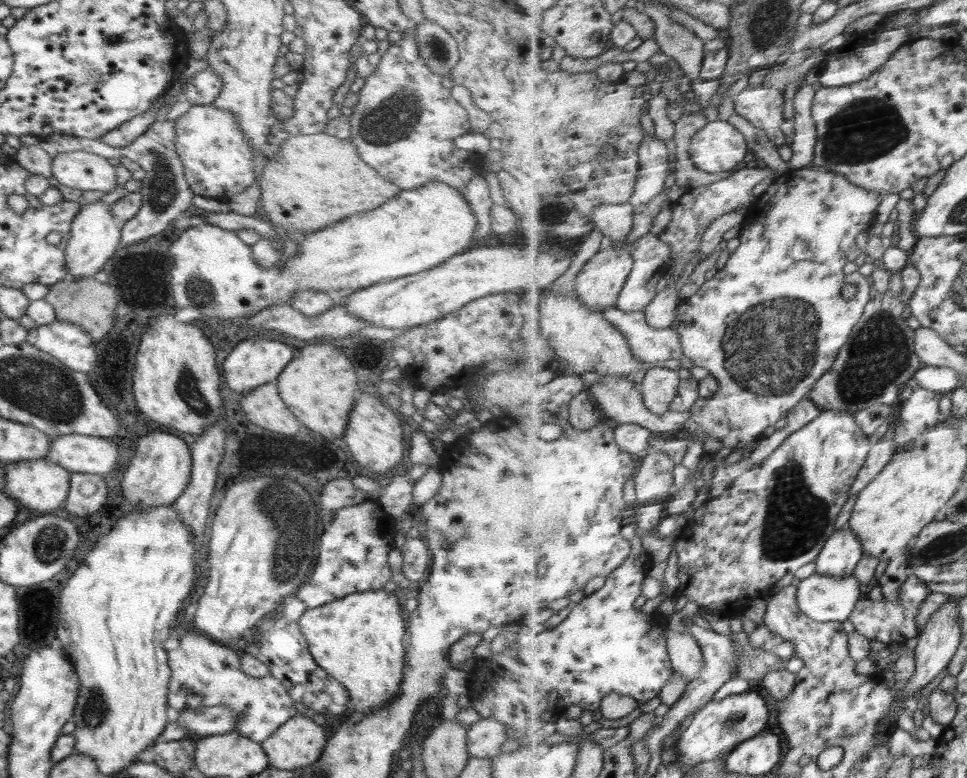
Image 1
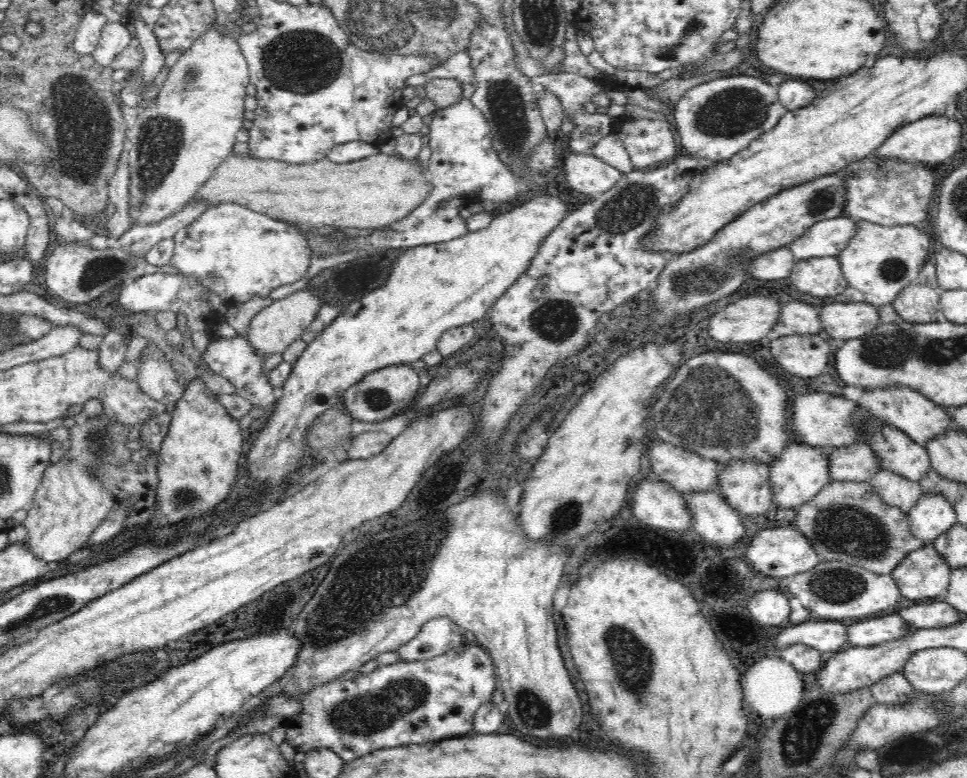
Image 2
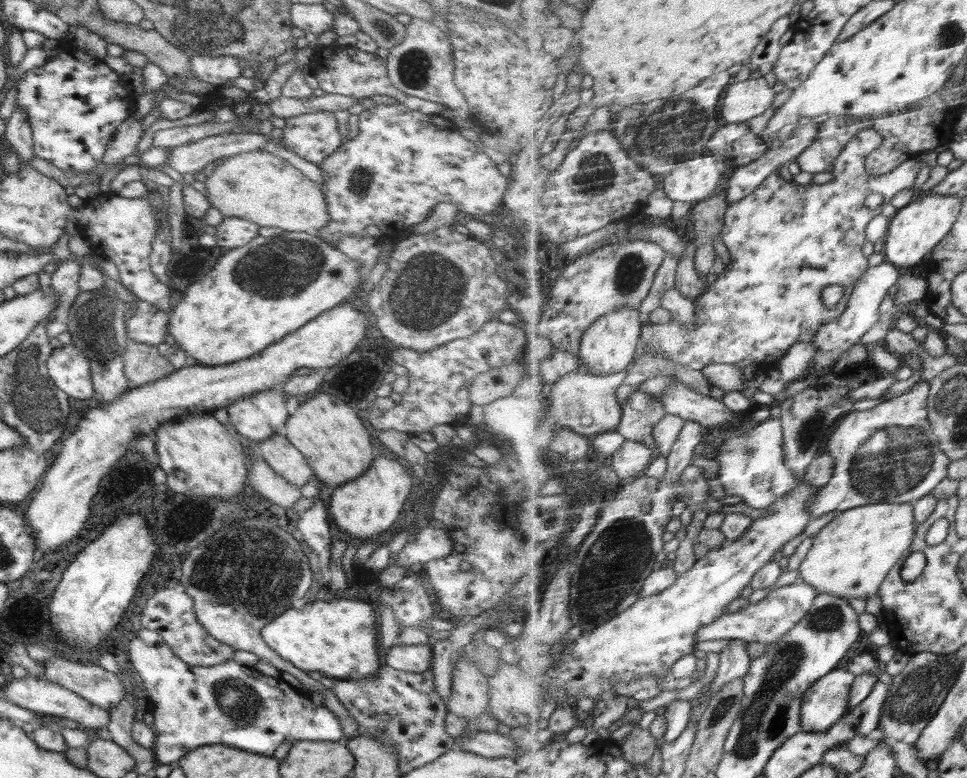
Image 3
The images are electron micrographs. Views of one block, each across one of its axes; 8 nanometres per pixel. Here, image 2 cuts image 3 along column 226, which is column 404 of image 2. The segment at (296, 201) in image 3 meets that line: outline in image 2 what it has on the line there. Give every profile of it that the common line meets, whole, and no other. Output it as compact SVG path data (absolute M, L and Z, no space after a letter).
M379 152L362 160L351 163L336 164L327 158L308 162L308 164L290 164L283 160L260 160L252 158L248 154L230 154L212 178L196 192L196 196L190 200L206 201L208 206L232 201L244 204L246 208L252 208L254 212L264 212L272 218L284 221L294 226L298 225L310 231L310 228L320 226L334 226L334 228L373 228L395 223L408 216L415 208L418 208L428 198L433 184L430 173L424 172L417 159L405 159L404 157L388 155Z

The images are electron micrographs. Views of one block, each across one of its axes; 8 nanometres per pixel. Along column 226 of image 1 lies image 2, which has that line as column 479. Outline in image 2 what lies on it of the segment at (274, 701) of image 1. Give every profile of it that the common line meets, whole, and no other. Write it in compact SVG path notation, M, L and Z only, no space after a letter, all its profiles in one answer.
M471 639L467 642L462 642L458 647L452 648L452 650L448 650L446 654L436 656L436 658L432 658L430 660L414 662L399 660L393 664L379 664L376 667L376 670L373 670L368 674L360 672L359 669L344 672L344 674L337 676L334 680L331 680L326 684L321 684L320 686L311 688L304 694L299 694L297 699L301 704L301 711L295 717L286 718L282 722L282 725L286 728L285 741L288 742L292 748L295 748L296 752L308 753L315 749L326 748L334 751L342 761L351 762L359 759L361 756L370 754L371 752L383 748L394 748L399 746L406 746L408 744L438 742L441 740L464 736L469 732L474 731L472 720L474 720L474 714L476 714L476 710L478 710L478 708L480 708L480 706L482 706L482 704L485 702L492 700L494 690L496 690L496 685L498 684L495 667L492 665L492 662L490 661L490 655L488 655L486 651L486 649Z

